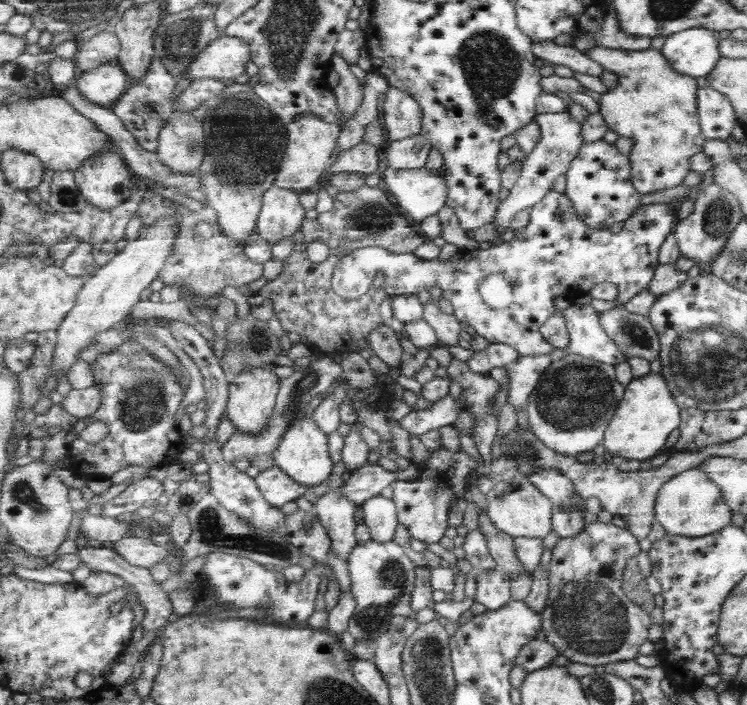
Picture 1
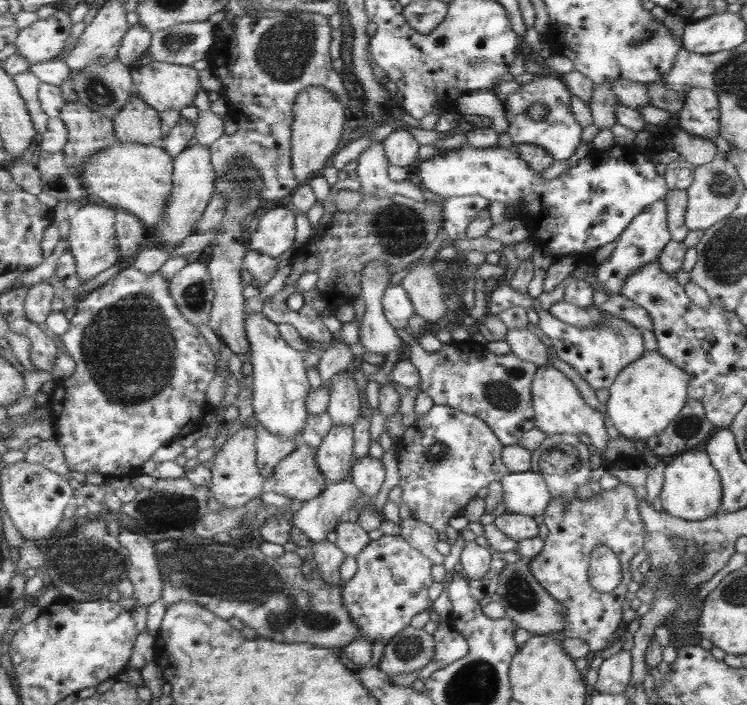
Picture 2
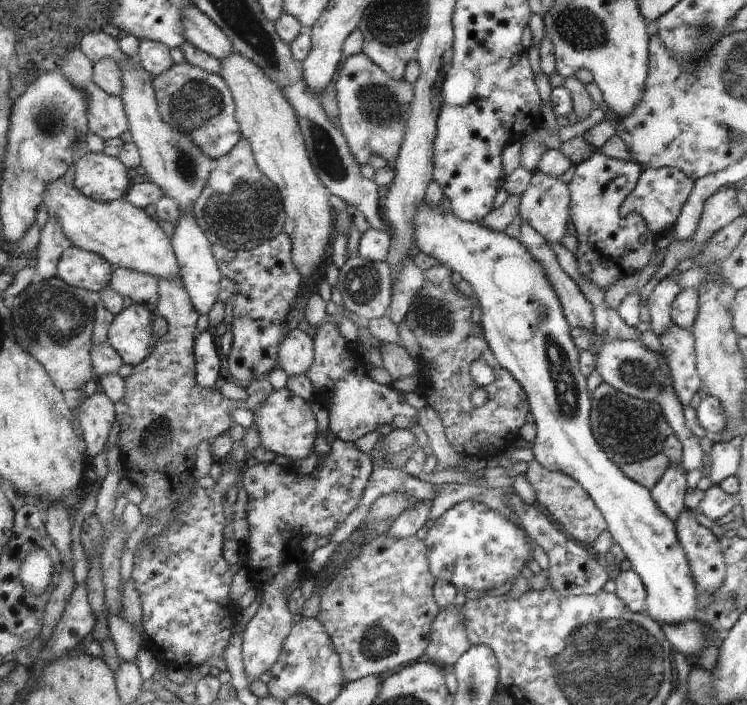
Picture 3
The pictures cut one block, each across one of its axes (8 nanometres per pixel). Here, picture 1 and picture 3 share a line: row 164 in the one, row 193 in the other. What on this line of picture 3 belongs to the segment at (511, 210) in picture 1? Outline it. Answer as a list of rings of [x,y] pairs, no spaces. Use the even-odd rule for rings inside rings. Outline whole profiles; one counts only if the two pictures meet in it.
[[[537,171],[531,182],[531,188],[521,198],[519,218],[529,220],[531,226],[539,232],[547,241],[561,244],[561,240],[568,235],[567,227],[571,224],[571,184],[560,179],[561,176],[549,176]]]

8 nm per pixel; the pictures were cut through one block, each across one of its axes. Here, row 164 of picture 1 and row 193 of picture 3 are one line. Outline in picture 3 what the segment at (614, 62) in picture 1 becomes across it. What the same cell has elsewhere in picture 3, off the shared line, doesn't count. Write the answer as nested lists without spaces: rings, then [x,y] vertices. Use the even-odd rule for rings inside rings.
[[[649,168],[643,172],[637,188],[631,192],[627,201],[623,202],[619,212],[622,218],[626,218],[629,214],[639,214],[645,220],[649,230],[658,236],[662,230],[675,224],[681,206],[685,204],[693,186],[694,182],[675,168]]]

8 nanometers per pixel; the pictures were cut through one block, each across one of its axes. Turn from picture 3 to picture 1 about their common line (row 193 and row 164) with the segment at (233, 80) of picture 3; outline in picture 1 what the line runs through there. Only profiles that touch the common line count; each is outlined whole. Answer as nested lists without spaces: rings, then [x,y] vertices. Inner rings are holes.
[[[315,115],[299,116],[286,125],[286,128],[288,146],[280,170],[277,172],[274,187],[307,192],[307,188],[315,186],[321,174],[328,170],[329,160],[333,158],[333,150],[341,136],[342,128],[337,123],[329,123]]]

